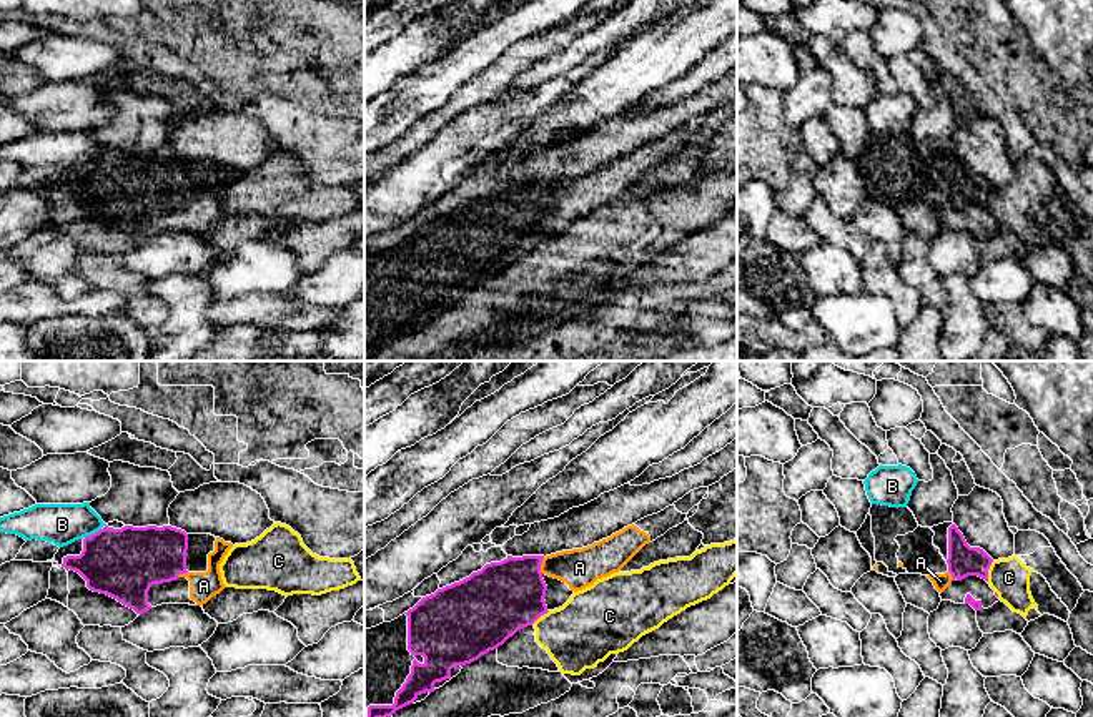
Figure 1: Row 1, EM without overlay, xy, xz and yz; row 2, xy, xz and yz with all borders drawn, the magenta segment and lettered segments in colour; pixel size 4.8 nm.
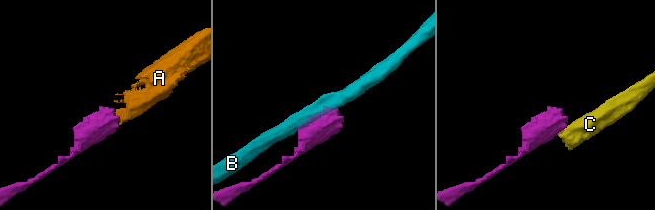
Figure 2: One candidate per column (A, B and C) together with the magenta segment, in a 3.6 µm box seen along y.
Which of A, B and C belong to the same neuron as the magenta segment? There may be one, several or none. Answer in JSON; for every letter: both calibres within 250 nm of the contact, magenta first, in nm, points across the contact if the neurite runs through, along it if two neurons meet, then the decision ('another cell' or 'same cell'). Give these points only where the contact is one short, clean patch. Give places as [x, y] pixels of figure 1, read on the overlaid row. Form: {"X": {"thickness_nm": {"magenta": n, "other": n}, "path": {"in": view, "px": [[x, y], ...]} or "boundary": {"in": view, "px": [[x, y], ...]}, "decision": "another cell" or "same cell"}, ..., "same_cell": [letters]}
{"A": {"thickness_nm": {"magenta": 360, "other": 190}, "path": {"in": "xz", "px": [[503, 598], [539, 566], [579, 568]]}, "decision": "same cell"}, "B": {"thickness_nm": {"magenta": 340, "other": 200}, "decision": "another cell"}, "C": {"thickness_nm": {"magenta": 150, "other": 190}, "boundary": {"in": "yz", "px": [[994, 561], [987, 581]]}, "decision": "another cell"}, "same_cell": ["A"]}

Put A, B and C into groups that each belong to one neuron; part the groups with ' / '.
A / B / C

